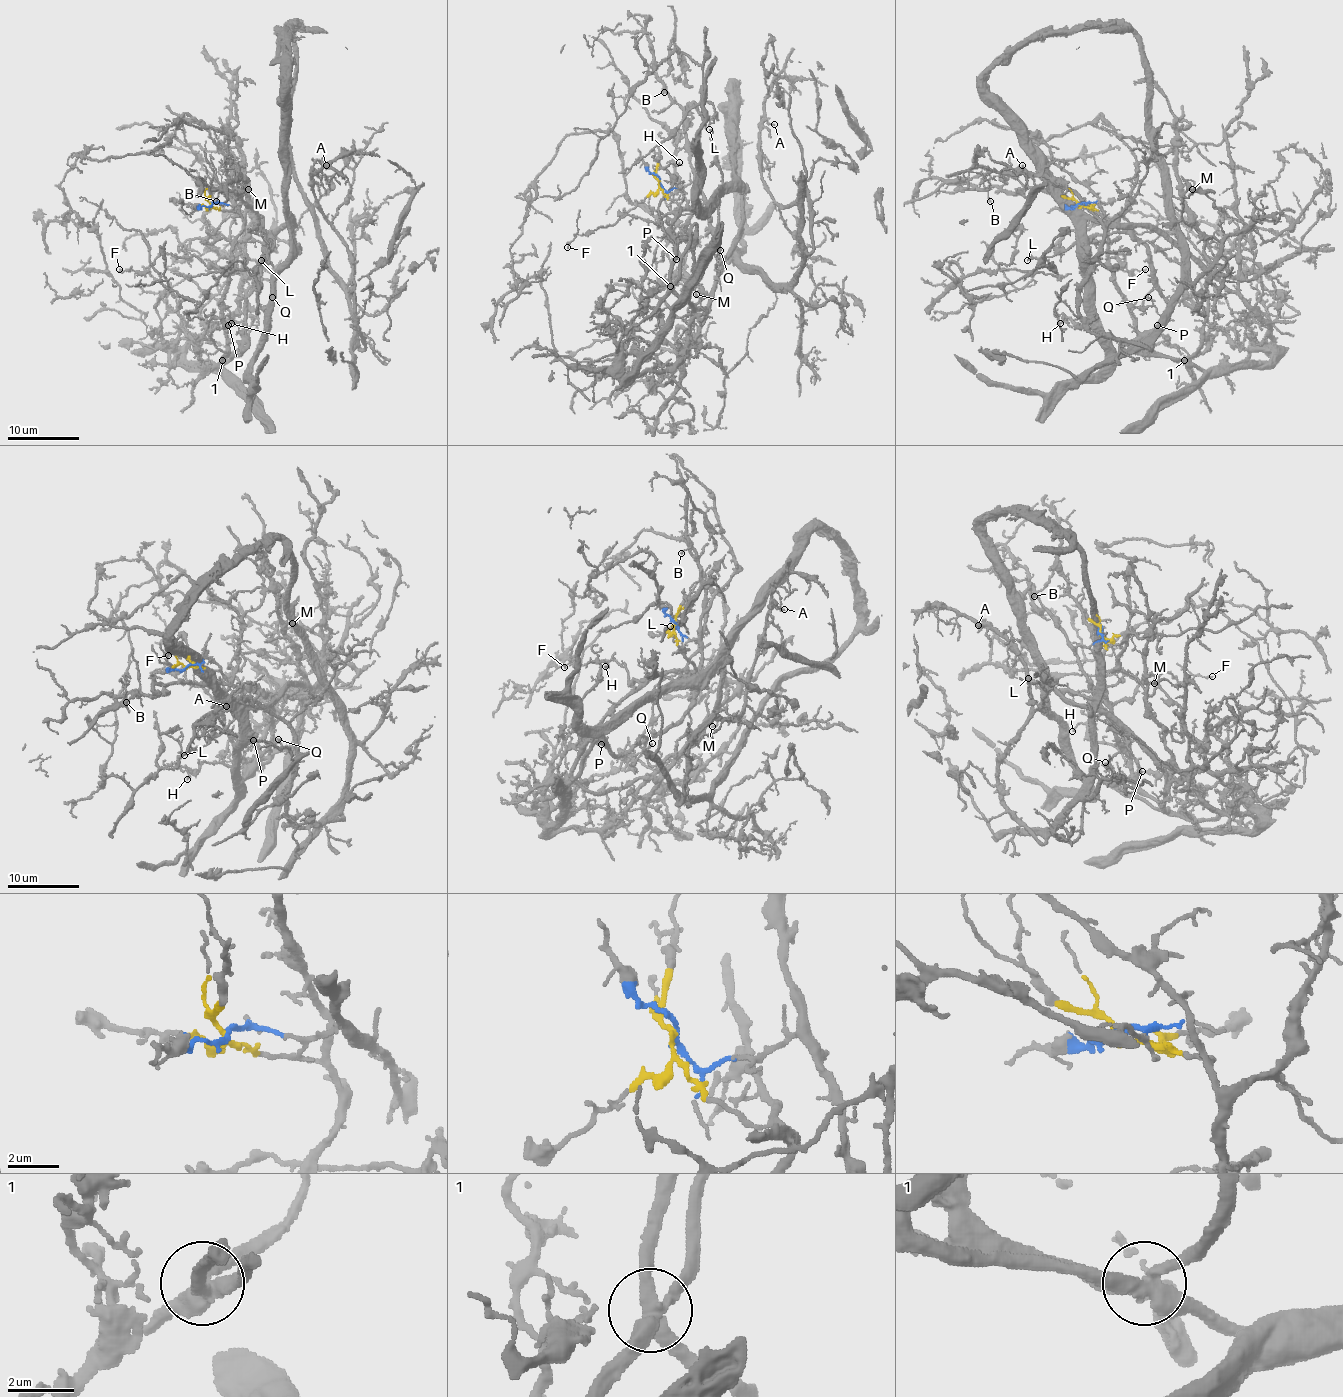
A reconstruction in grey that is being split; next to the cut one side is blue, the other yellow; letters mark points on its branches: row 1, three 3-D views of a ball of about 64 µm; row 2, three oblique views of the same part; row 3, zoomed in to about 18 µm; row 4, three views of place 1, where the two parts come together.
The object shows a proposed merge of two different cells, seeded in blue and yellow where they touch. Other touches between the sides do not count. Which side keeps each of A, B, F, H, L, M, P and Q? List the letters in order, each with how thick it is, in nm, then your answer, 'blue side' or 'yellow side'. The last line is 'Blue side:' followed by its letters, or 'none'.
A: 170 nm | yellow side
B: 140 nm | blue side
F: 180 nm | yellow side
H: 170 nm | yellow side
L: 280 nm | blue side
M: 140 nm | blue side
P: 150 nm | yellow side
Q: 150 nm | blue side
Blue side: B, L, M, Q

